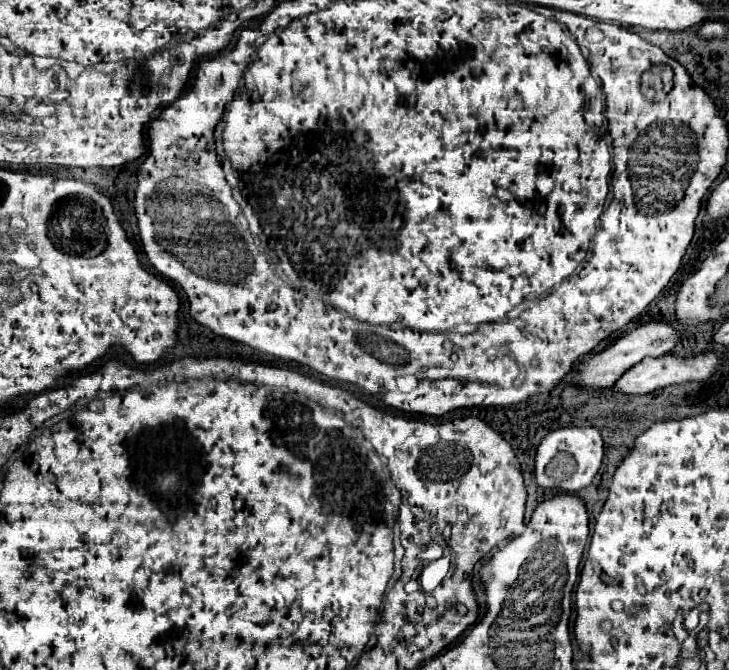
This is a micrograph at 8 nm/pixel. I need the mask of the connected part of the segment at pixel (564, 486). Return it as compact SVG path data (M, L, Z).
M561 427L551 431L535 453L535 479L541 489L557 489L577 493L585 489L597 475L603 459L603 439L595 427Z

